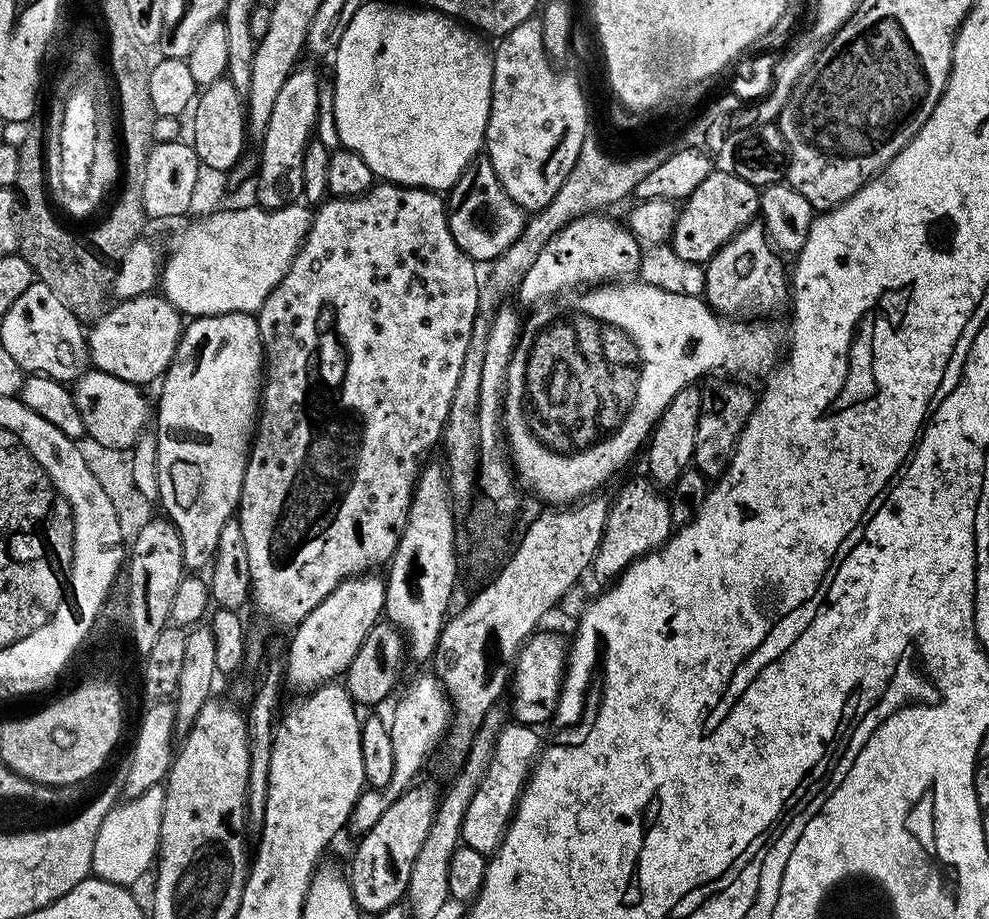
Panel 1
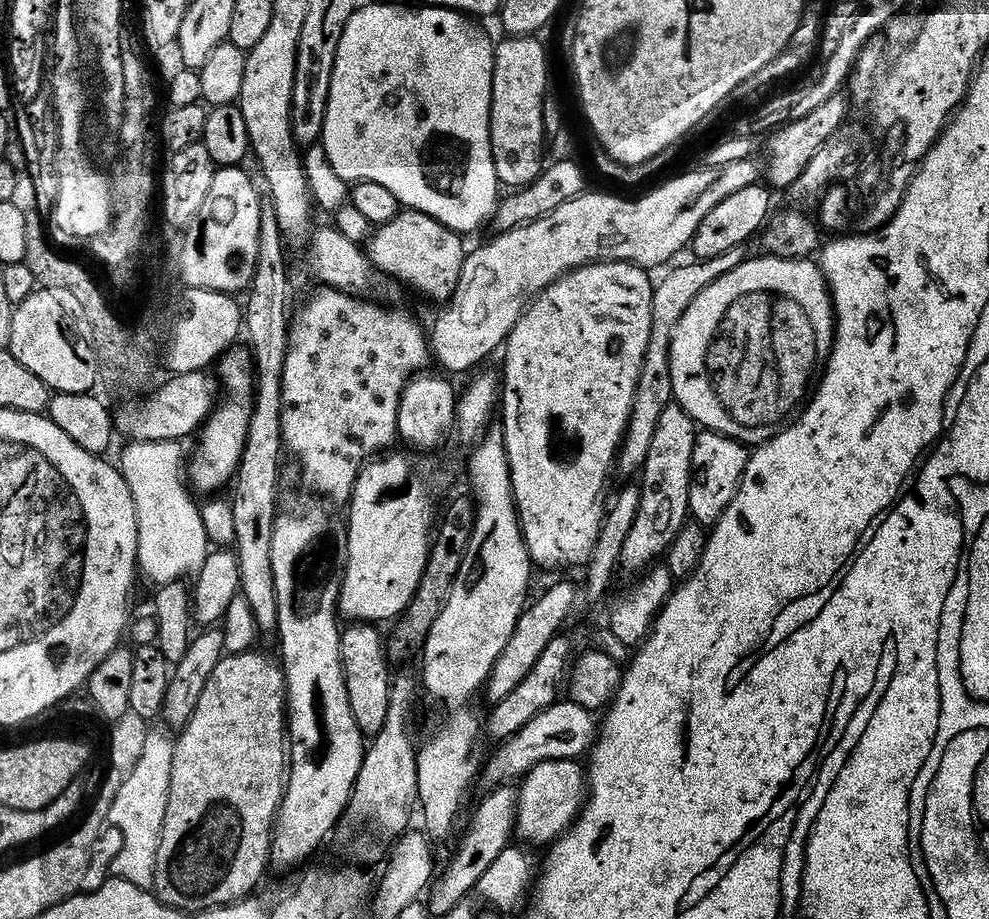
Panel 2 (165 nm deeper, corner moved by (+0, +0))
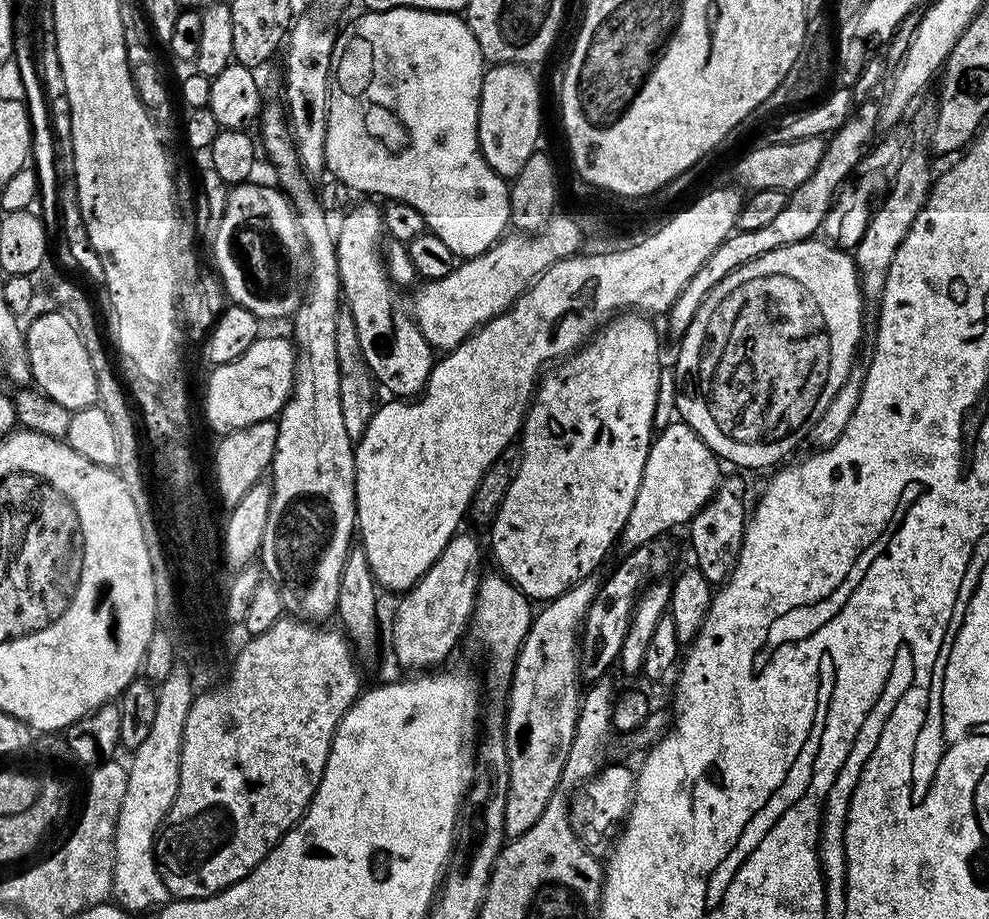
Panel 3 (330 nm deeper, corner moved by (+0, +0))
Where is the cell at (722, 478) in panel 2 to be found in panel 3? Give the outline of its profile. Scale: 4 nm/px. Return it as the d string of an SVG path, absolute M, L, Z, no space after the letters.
M725 475L723 479L721 479L720 485L716 487L716 493L706 502L706 506L702 506L702 510L698 510L698 514L694 514L694 518L689 520L686 525L688 536L692 539L692 552L696 555L694 566L698 571L702 572L703 578L706 578L710 585L719 586L723 584L734 570L734 566L738 562L738 554L742 550L745 527L746 508L744 512L744 480L740 476Z

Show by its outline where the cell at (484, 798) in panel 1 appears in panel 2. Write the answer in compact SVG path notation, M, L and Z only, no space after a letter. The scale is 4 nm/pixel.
M543 760L524 773L516 794L514 836L517 841L547 846L572 827L589 789L585 769L578 765L576 760Z

